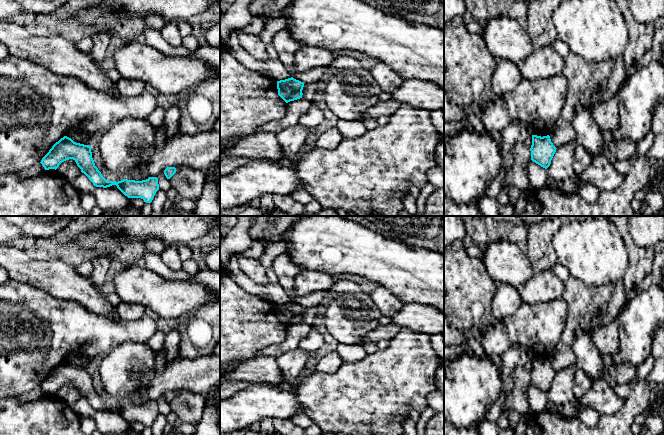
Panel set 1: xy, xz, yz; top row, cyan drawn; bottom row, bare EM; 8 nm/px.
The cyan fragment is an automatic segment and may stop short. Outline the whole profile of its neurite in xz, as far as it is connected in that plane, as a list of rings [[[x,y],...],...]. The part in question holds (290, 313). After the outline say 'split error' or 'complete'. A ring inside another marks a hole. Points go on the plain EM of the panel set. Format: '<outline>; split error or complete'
[[[293,301],[277,305],[278,319],[286,326],[302,322],[304,307]]]; complete

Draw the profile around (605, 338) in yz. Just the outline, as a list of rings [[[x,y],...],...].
[[[617,321],[598,327],[592,334],[591,340],[601,354],[613,358],[619,355],[619,325]]]

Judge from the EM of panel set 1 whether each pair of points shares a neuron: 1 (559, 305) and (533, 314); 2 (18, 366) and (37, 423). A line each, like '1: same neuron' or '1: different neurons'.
1: same neuron
2: different neurons

